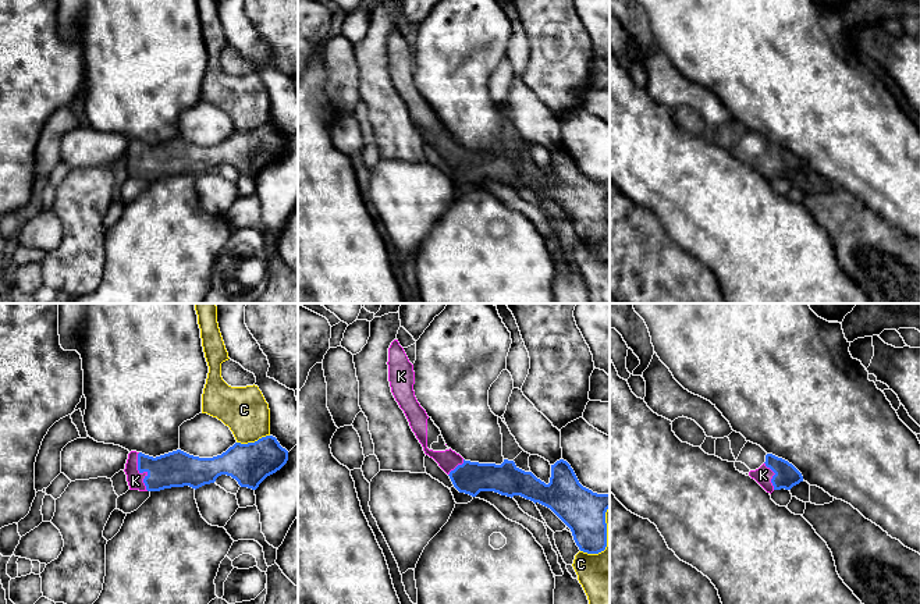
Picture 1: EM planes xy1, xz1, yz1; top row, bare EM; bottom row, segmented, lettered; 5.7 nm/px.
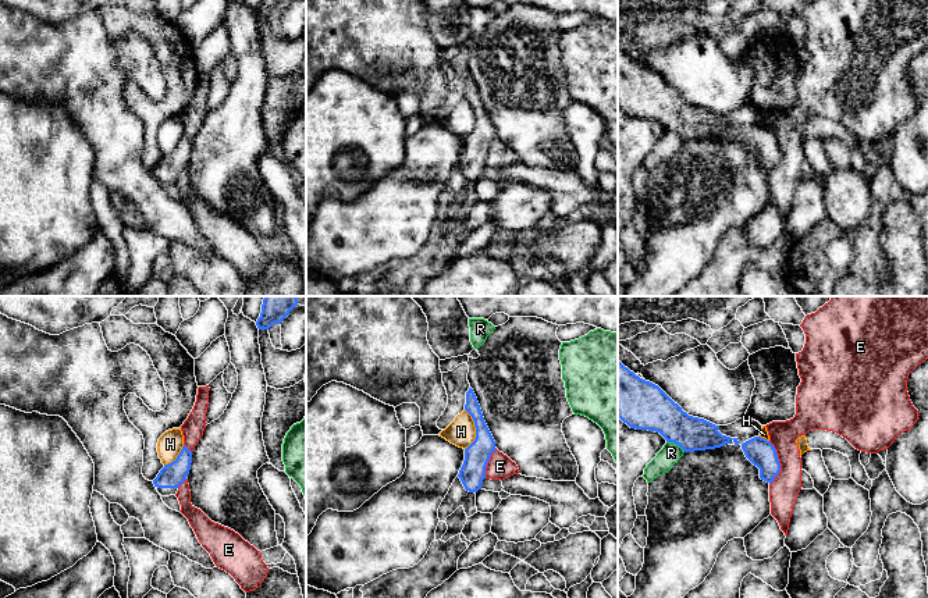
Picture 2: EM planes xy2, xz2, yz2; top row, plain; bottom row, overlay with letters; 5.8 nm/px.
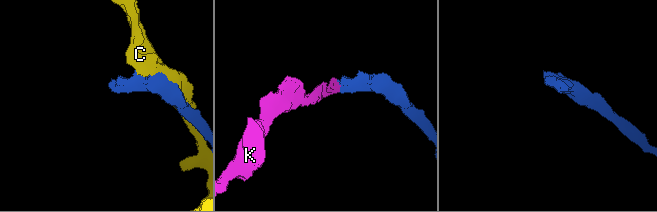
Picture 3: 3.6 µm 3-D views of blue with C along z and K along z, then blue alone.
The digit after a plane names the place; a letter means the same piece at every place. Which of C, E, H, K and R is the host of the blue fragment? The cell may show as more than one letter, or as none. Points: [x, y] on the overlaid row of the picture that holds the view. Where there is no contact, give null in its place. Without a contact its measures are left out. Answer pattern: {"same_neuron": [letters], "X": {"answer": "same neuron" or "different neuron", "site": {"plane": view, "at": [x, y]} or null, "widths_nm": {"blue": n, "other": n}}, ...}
{"same_neuron": ["K"], "C": {"answer": "different neuron", "site": {"plane": "xy1", "at": [252, 443]}, "widths_nm": {"blue": 240, "other": 280}}, "E": {"answer": "different neuron", "site": {"plane": "yz2", "at": [779, 463]}, "widths_nm": {"blue": 160, "other": 170}}, "H": {"answer": "different neuron", "site": {"plane": "xz2", "at": [476, 430]}, "widths_nm": {"blue": 150, "other": 160}}, "K": {"answer": "same neuron", "site": {"plane": "xy1", "at": [142, 472]}, "widths_nm": {"blue": 200, "other": 100}}, "R": {"answer": "different neuron", "site": {"plane": "yz2", "at": [676, 444]}, "widths_nm": {"blue": 240, "other": 120}}}

